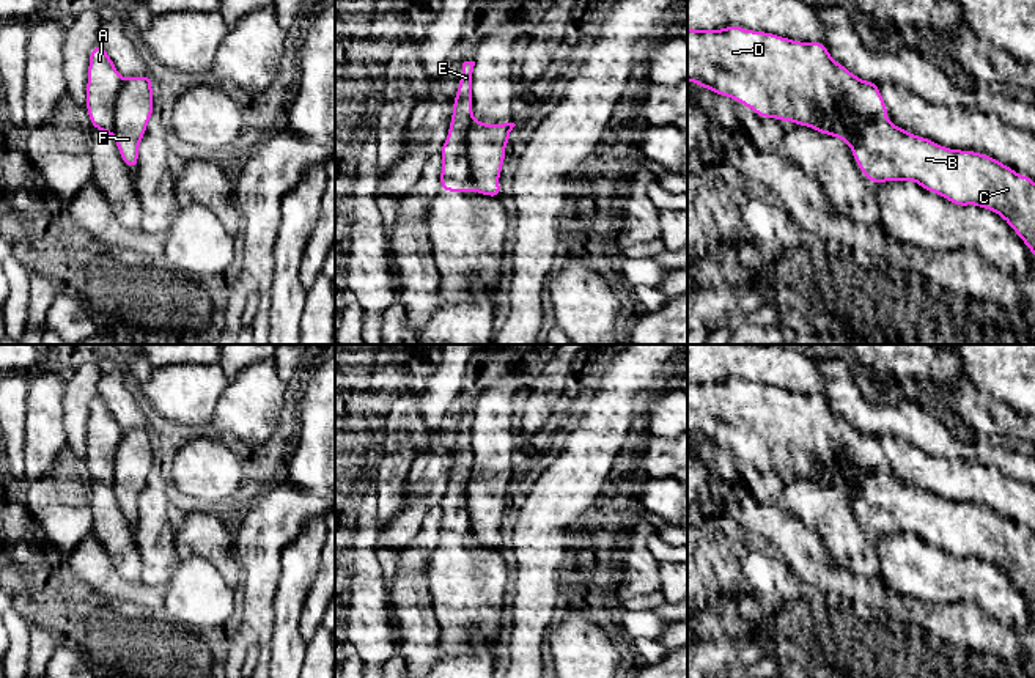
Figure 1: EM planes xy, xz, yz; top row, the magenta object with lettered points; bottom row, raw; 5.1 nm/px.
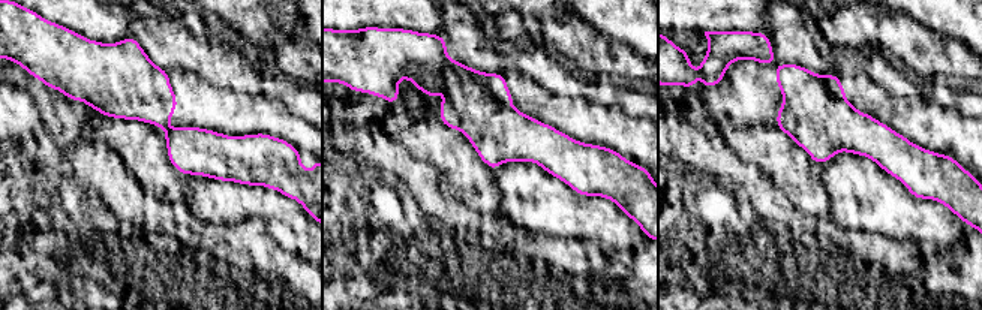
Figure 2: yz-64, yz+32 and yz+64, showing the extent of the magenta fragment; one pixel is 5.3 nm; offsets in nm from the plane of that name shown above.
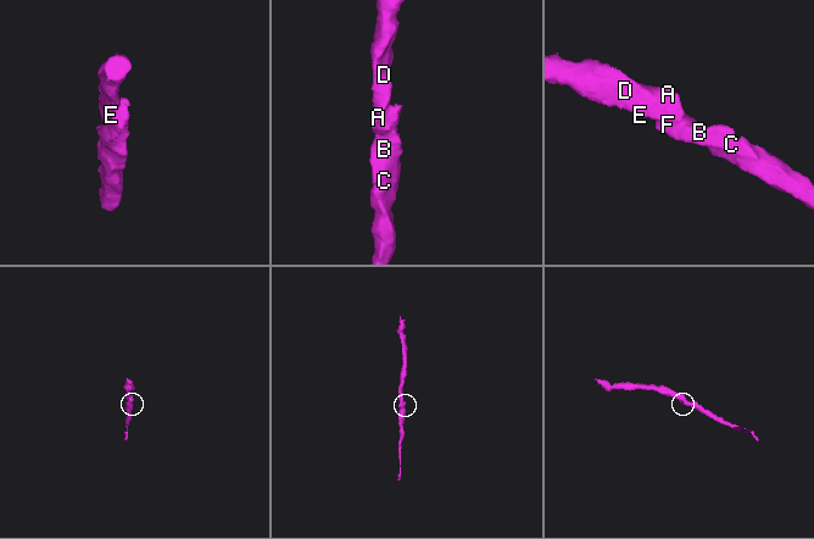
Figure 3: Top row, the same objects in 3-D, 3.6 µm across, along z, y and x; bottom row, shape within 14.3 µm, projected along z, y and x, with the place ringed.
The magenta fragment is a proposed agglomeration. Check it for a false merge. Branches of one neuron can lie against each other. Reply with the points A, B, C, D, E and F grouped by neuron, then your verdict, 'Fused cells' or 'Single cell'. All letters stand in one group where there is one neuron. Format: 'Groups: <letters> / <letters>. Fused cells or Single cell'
Groups: A D E / B C F. Fused cells

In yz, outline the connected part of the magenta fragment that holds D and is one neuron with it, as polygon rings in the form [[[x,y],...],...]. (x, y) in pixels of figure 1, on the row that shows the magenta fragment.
[[[728,25],[722,30],[687,27],[687,82],[709,88],[752,109],[760,118],[774,116],[797,126],[815,127],[826,121],[823,107],[837,107],[856,126],[887,123],[887,105],[879,85],[860,80],[842,63],[834,61],[823,41],[802,42],[774,33]]]

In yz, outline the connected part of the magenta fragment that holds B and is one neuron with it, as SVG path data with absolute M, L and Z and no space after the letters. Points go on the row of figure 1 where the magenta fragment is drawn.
M823 107L826 121L815 126L826 134L846 142L853 157L870 182L915 181L928 192L937 193L956 206L975 205L999 214L1022 239L1035 256L1035 181L977 151L944 148L926 137L900 129L892 121L856 126L843 110Z

